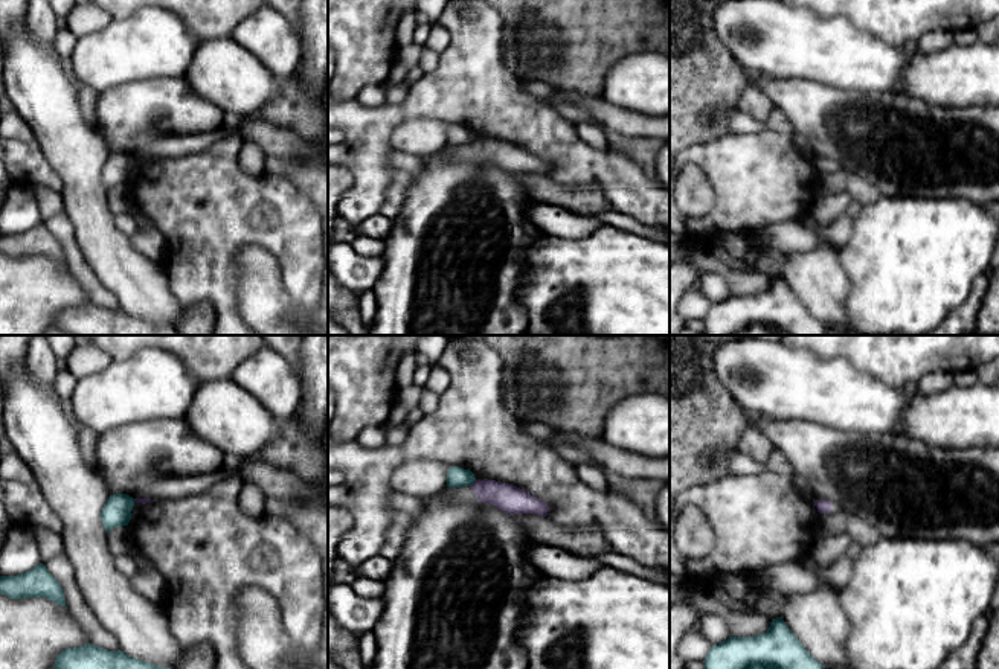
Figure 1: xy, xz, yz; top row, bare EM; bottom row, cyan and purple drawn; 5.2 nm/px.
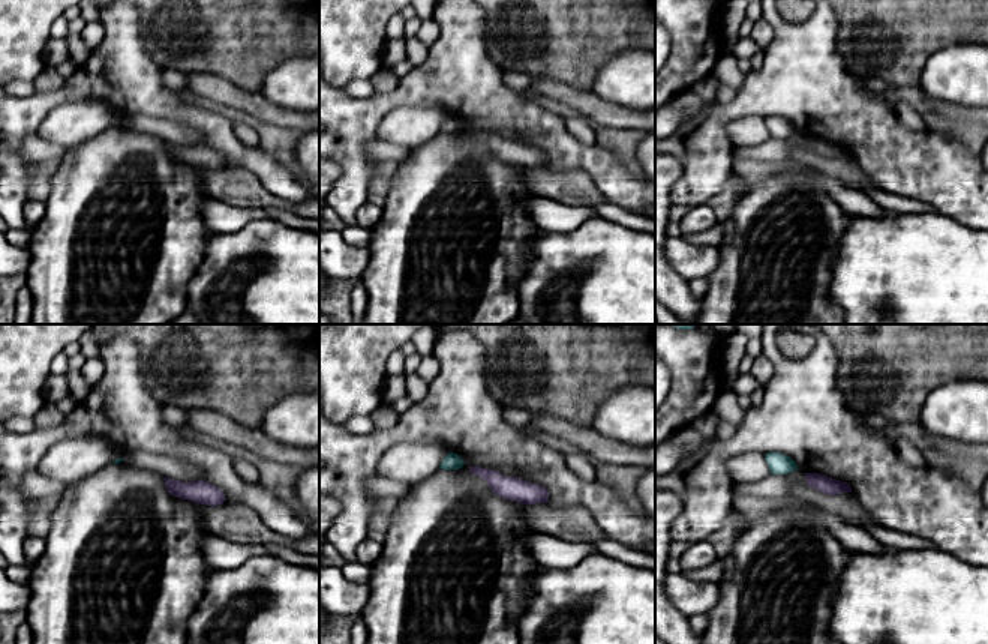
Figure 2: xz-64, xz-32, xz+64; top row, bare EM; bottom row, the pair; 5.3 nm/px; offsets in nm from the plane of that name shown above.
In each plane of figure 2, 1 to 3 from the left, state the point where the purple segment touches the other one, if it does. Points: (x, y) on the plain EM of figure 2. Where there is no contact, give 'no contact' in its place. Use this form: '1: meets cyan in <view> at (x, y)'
1: no contact
2: no contact
3: no contact

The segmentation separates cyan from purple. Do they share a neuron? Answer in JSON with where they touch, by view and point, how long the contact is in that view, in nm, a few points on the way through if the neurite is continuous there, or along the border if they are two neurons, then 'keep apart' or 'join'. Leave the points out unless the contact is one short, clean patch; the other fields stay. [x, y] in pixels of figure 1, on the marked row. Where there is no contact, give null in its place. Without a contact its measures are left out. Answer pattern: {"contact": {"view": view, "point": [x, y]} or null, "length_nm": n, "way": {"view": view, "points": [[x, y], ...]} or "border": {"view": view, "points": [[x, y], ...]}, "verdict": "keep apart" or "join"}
{"contact": {"view": "xz", "point": [472, 483]}, "length_nm": 50, "border": {"view": "xz", "points": [[476, 480], [468, 485]]}, "verdict": "keep apart"}

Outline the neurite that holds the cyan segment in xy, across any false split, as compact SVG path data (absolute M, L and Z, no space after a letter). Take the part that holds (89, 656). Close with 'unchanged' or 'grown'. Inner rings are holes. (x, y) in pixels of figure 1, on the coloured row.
M92 643L69 648L55 658L55 669L171 669L133 658L117 651L108 651Z | unchanged

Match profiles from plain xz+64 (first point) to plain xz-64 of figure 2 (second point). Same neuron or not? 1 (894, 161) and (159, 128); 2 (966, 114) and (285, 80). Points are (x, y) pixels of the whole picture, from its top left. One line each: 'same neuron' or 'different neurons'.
1: different neurons
2: different neurons

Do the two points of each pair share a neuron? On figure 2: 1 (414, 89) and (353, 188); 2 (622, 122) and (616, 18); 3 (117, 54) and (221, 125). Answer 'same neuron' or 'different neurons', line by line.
1: same neuron
2: different neurons
3: same neuron

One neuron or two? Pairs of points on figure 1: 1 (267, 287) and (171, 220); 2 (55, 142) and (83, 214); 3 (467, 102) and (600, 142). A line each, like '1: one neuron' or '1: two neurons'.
1: two neurons
2: one neuron
3: two neurons

